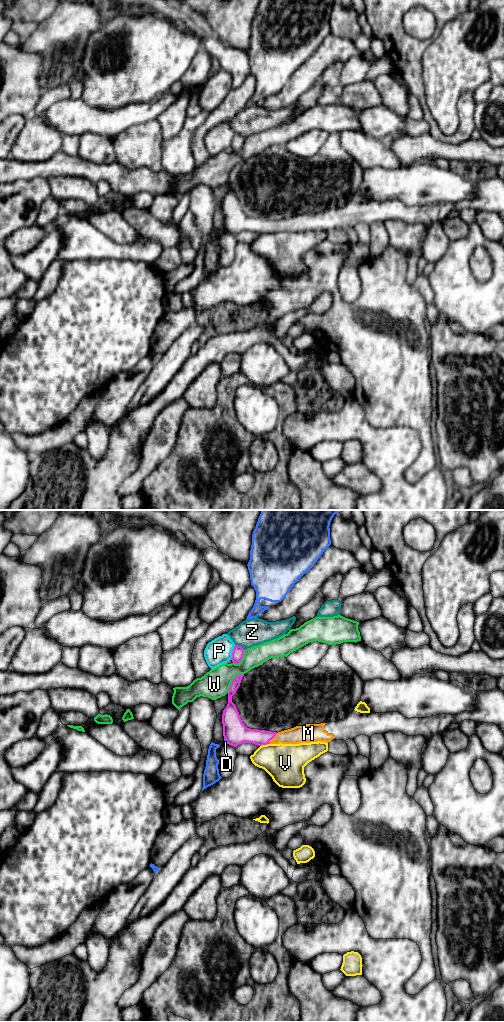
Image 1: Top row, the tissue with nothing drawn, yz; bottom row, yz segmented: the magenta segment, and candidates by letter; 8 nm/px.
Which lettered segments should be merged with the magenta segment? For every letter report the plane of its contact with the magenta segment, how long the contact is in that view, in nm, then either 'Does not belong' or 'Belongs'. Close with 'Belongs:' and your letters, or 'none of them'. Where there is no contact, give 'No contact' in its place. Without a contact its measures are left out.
D: Touches magenta in yz. Shared border 70 nm. Does not belong
M: Touches magenta in yz. Shared border 110 nm. Belongs
P: Touches magenta in yz. Shared border 130 nm. Does not belong
V: Touches magenta in yz. Shared border 80 nm. Does not belong
W: Touches magenta in yz. Shared border 200 nm. Does not belong
Z: Touches magenta in yz. Shared border 90 nm. Does not belong
Belongs: M

